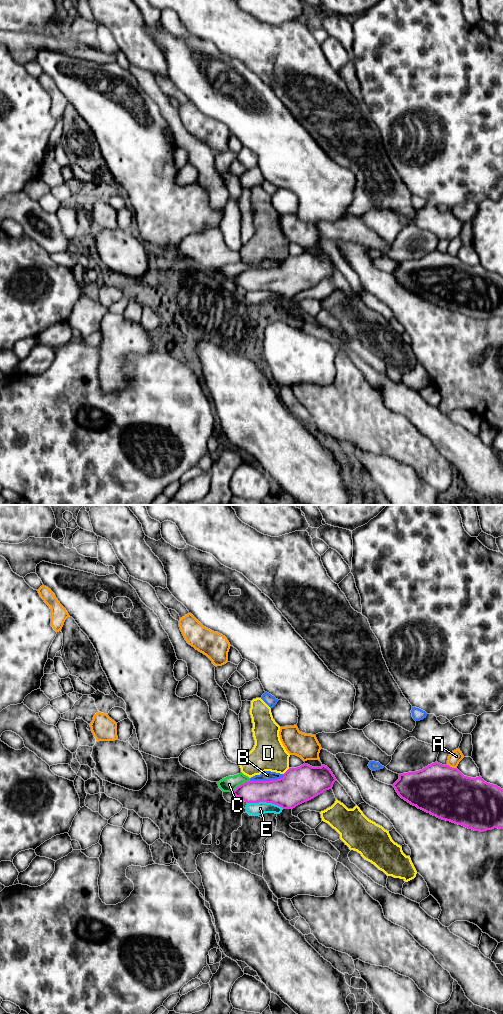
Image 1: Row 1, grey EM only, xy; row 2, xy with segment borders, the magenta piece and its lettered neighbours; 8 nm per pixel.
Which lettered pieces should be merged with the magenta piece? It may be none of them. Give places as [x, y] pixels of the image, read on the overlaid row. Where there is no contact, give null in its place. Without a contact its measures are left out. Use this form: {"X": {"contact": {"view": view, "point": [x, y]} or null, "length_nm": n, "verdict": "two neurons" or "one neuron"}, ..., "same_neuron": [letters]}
{"A": {"contact": {"view": "xy", "point": [451, 767]}, "length_nm": 90, "verdict": "two neurons"}, "B": {"contact": {"view": "xy", "point": [267, 781]}, "length_nm": 280, "verdict": "two neurons"}, "C": {"contact": {"view": "xy", "point": [241, 784]}, "length_nm": 170, "verdict": "two neurons"}, "D": {"contact": {"view": "xy", "point": [287, 770]}, "length_nm": 70, "verdict": "two neurons"}, "E": {"contact": {"view": "xy", "point": [265, 801]}, "length_nm": 300, "verdict": "two neurons"}, "same_neuron": []}

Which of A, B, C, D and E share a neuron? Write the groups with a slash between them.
A / B / C D / E

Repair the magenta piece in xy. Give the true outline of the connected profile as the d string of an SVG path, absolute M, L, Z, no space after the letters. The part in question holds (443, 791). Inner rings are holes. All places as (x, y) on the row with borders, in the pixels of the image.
M435 762L422 770L399 774L399 779L392 786L402 799L439 819L480 832L494 828L503 829L503 789L485 782L481 776L467 777L457 768Z

